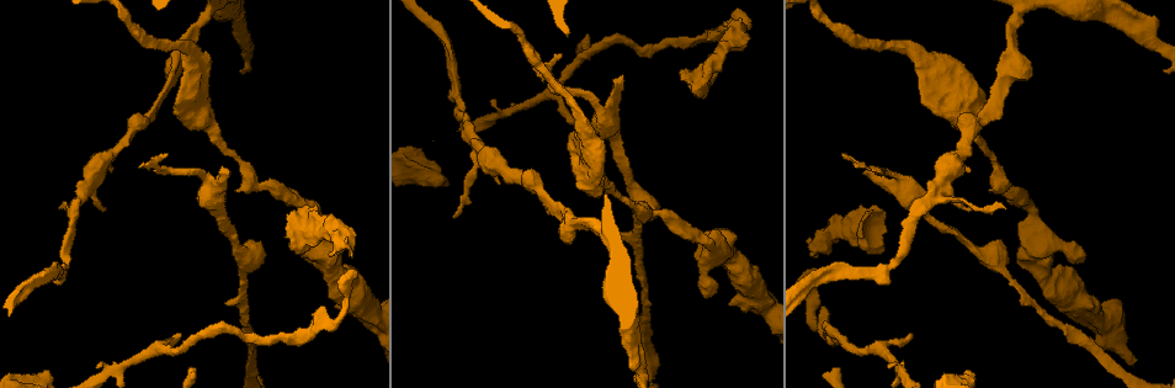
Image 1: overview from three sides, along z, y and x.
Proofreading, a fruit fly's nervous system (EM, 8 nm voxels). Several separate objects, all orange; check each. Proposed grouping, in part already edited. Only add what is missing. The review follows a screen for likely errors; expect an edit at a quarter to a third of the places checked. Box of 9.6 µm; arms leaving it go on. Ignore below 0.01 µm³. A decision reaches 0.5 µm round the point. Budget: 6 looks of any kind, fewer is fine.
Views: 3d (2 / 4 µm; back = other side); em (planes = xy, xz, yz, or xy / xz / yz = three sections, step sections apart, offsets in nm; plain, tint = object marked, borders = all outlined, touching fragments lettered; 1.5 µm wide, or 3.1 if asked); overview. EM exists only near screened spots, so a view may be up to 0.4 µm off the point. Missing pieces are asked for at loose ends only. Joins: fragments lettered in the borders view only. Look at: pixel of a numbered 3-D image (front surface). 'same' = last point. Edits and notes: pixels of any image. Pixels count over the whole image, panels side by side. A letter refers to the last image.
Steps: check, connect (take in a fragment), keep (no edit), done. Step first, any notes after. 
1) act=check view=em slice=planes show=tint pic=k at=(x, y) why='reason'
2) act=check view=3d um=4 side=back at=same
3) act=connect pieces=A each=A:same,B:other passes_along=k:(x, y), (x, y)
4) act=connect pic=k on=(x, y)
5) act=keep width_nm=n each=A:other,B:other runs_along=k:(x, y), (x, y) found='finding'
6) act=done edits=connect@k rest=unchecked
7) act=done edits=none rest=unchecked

act=check view=em slice=planes show=borders pic=1 at=(227, 305) why='an open end'

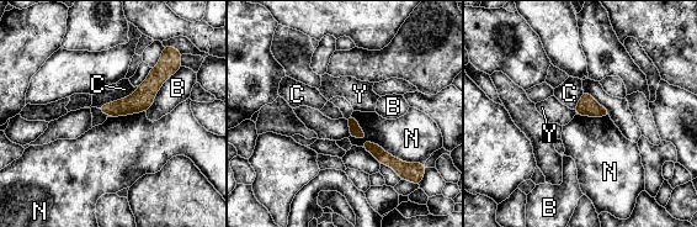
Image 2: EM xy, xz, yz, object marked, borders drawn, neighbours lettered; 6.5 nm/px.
act=keep longest_contact=N:400nm each=B:other,C:other,N:other,Y:other runs_along=2:(165, 72), (133, 104), (102, 107) found='no lettered fragment goes on from it'

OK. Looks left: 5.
act=check view=em slice=planes show=borders pic=1 at=(227, 173) why='branch stops here'

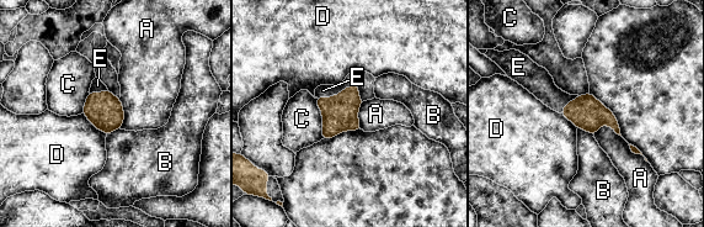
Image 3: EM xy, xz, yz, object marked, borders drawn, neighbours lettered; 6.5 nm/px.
act=connect pieces=E each=A:other,B:other,C:other,D:other,E:same passes_along=3:(340, 114), (336, 94), (323, 90) found='the neuron continues'

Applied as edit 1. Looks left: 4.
act=check view=overview

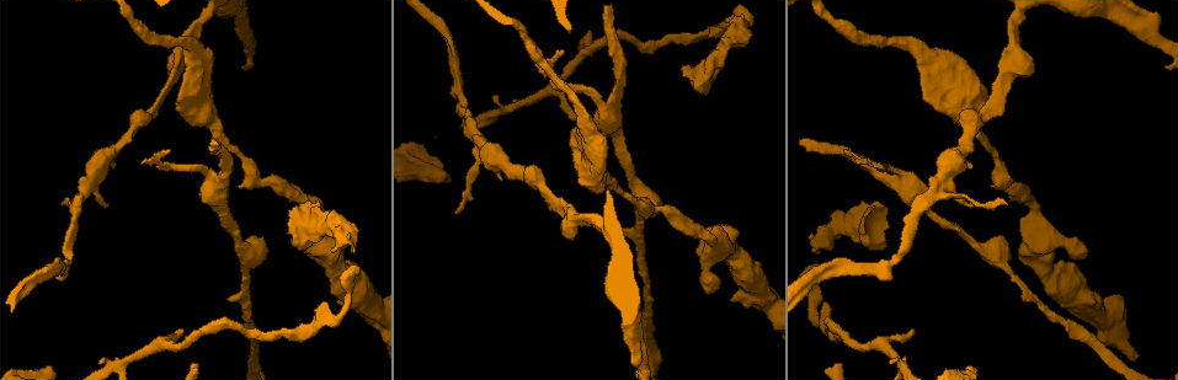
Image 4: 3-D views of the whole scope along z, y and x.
act=check view=em slice=planes show=borders pic=4 at=(335, 212) why='branch stops here'

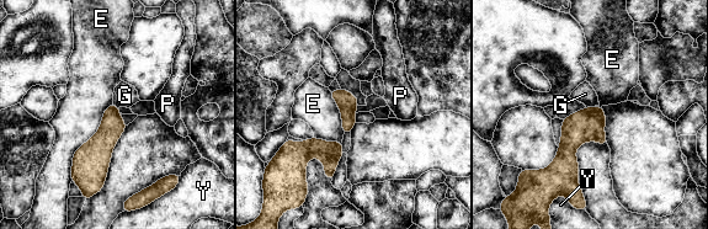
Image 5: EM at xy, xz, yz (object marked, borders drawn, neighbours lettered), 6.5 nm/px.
act=keep width_nm=130 longest_contact=E:550nm each=E:other,G:other,P:other,Y:other found='none of them fits'

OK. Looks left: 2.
act=done edits=connect@3 rest=unchecked

